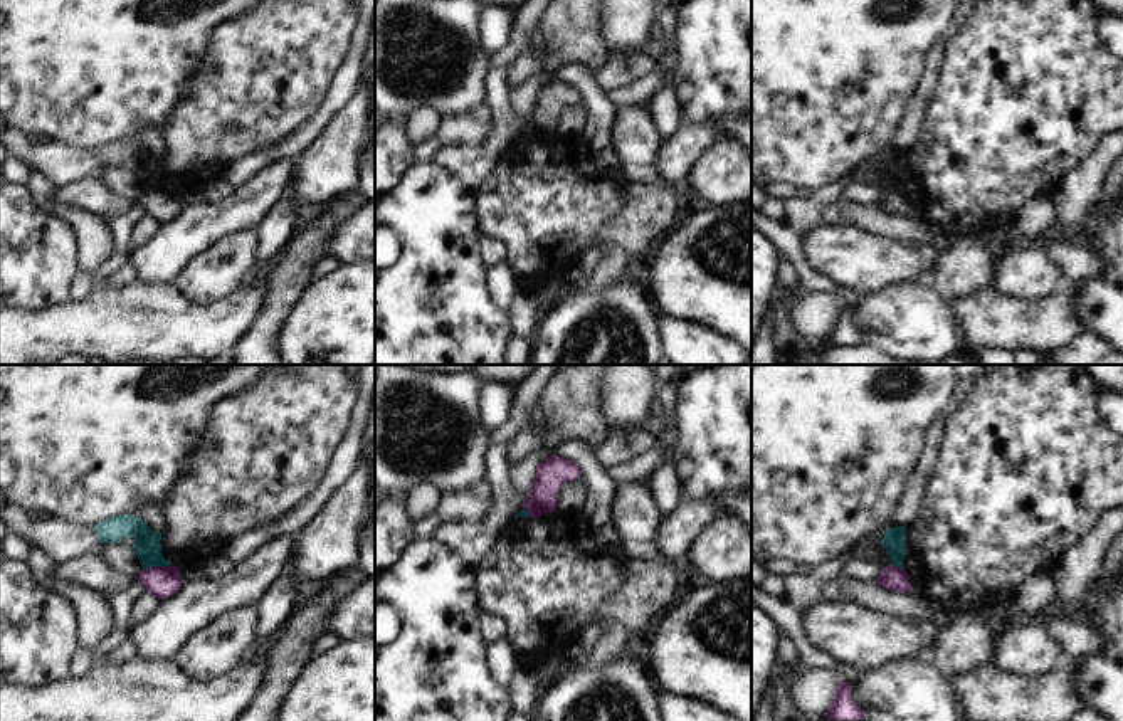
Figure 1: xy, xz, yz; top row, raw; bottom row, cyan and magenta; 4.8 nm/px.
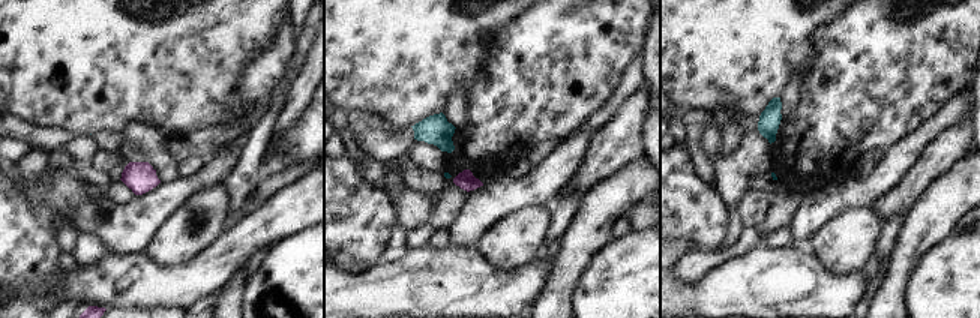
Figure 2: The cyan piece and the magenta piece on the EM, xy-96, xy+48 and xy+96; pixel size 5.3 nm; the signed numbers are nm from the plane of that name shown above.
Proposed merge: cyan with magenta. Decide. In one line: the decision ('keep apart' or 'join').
keep apart

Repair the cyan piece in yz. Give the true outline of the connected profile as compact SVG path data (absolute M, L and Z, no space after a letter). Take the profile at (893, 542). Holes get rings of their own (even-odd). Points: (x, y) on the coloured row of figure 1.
M906 526L888 528L886 531L871 531L854 541L854 545L830 556L829 560L810 566L807 571L782 575L783 595L804 615L820 600L820 587L825 580L841 573L846 558L873 558L871 545L881 538L881 546L889 553L893 566L903 568L906 555Z

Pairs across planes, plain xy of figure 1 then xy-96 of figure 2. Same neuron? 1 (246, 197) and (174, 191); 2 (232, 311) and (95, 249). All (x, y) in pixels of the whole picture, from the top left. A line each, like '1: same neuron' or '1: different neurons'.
1: same neuron
2: different neurons

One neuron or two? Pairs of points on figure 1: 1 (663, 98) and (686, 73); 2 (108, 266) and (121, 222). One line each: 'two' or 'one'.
1: two
2: one

